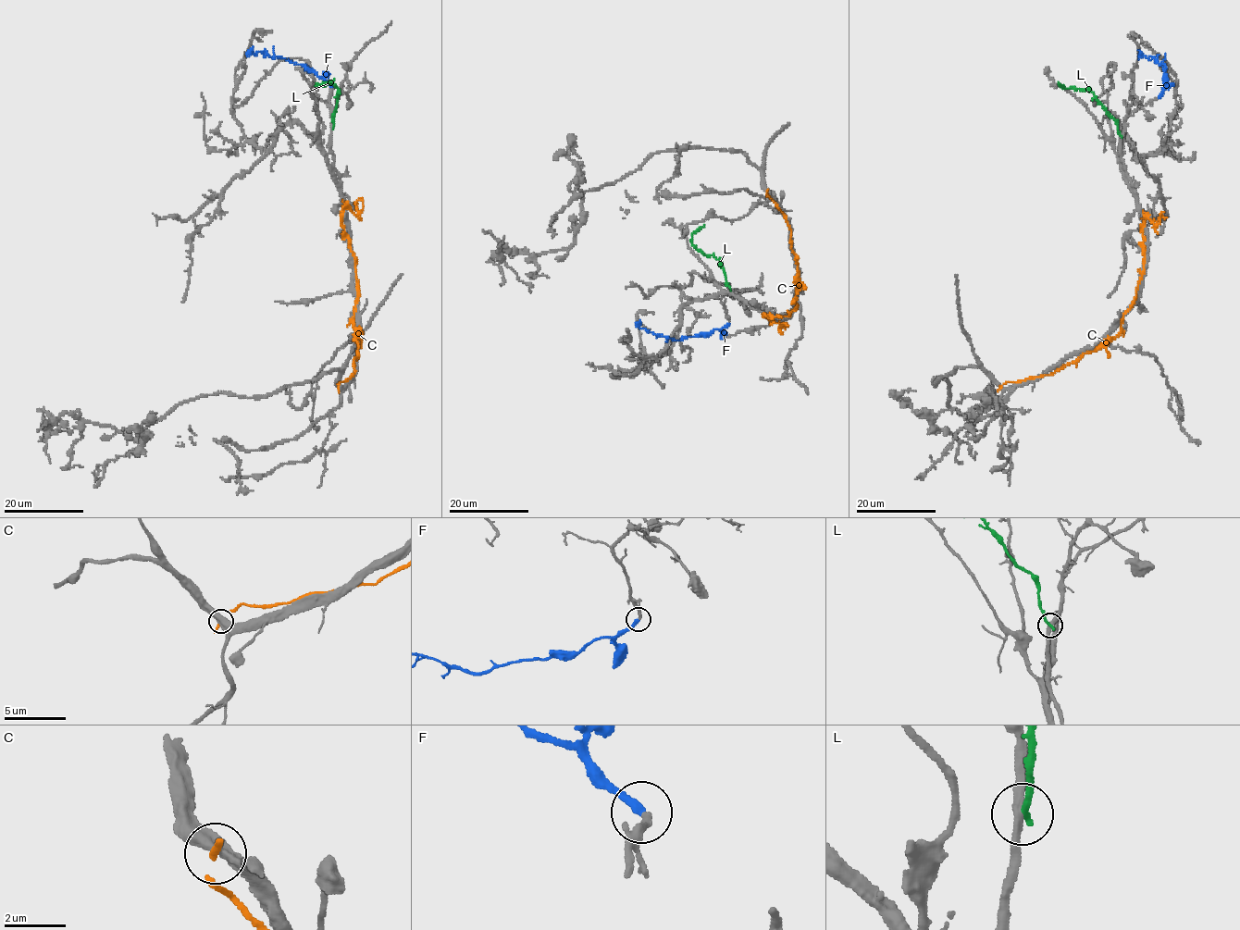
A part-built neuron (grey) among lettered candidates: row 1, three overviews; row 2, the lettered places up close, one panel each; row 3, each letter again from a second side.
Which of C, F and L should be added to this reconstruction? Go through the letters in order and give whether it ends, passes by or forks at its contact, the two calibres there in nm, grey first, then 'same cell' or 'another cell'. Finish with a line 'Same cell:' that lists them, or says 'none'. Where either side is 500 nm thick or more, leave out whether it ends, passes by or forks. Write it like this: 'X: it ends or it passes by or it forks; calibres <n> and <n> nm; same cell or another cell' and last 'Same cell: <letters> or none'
C: it ends; calibres 480 and 190 nm; another cell
F: it ends; calibres 240 and 280 nm; same cell
L: it ends; calibres 280 and 240 nm; another cell
Same cell: F

